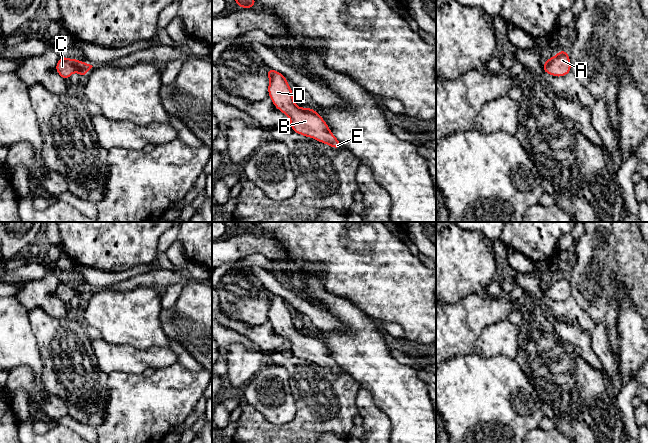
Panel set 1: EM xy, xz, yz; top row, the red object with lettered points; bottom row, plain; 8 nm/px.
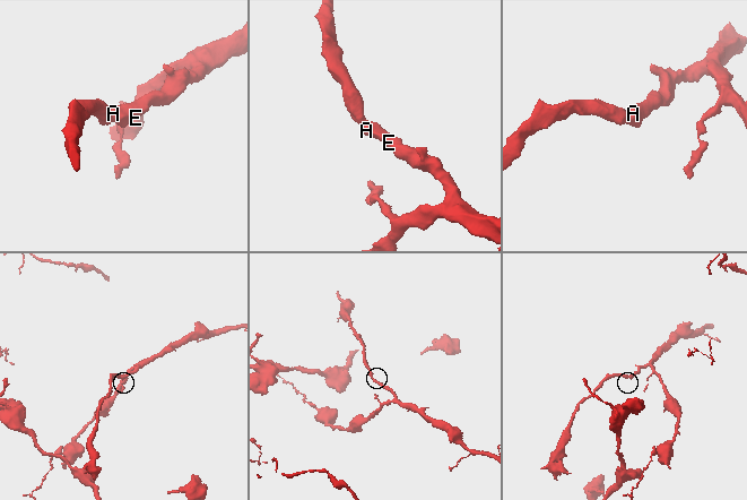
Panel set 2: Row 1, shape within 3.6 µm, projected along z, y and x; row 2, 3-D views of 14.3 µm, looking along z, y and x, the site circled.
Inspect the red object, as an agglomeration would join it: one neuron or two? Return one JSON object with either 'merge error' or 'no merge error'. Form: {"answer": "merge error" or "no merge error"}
{"answer": "no merge error"}

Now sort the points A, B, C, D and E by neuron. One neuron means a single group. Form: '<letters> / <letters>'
A B C D E

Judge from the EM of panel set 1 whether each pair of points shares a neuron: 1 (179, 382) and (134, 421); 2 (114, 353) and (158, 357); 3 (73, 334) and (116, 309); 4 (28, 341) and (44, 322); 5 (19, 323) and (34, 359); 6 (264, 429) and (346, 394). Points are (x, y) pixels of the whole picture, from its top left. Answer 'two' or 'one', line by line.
1: one
2: one
3: two
4: two
5: one
6: one

